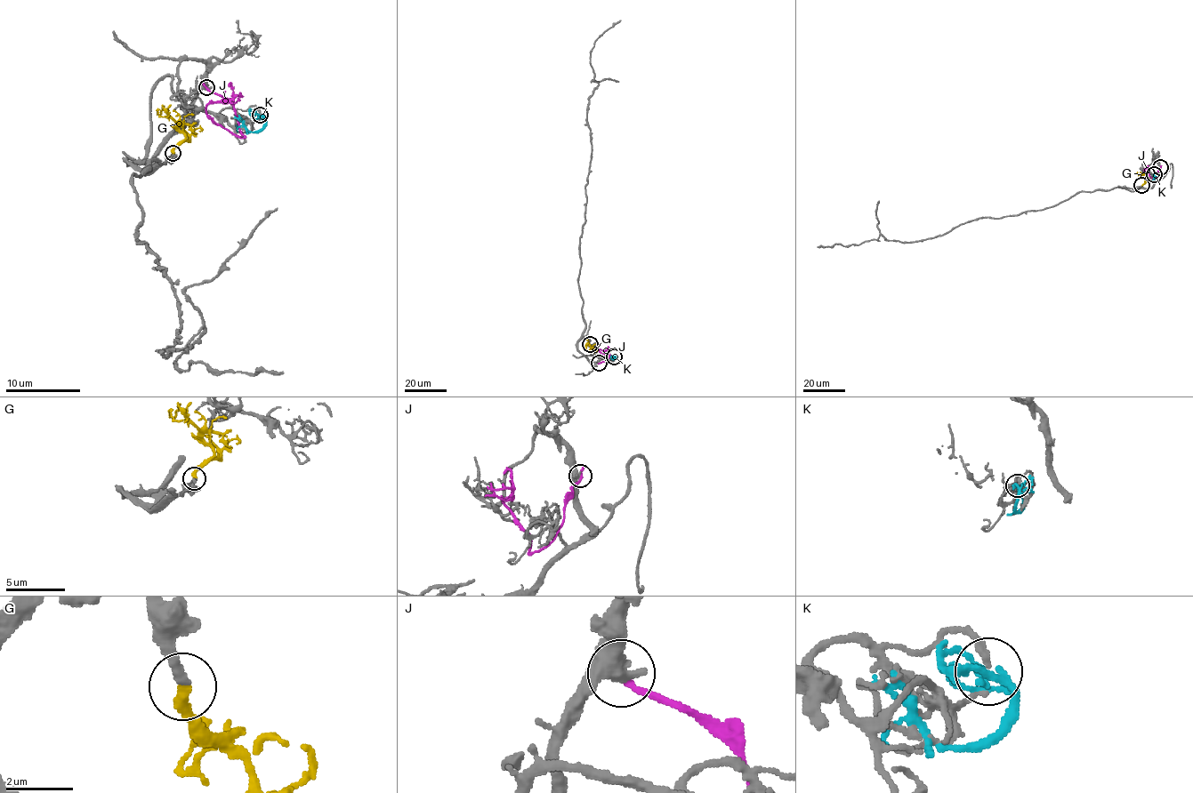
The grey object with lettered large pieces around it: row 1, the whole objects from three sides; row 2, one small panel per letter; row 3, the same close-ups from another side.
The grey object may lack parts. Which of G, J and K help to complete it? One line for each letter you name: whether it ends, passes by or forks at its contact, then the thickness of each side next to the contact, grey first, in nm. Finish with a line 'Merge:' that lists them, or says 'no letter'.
G: it ends there; 280 nm thick on the grey side, 320 nm on the other
Merge: G

